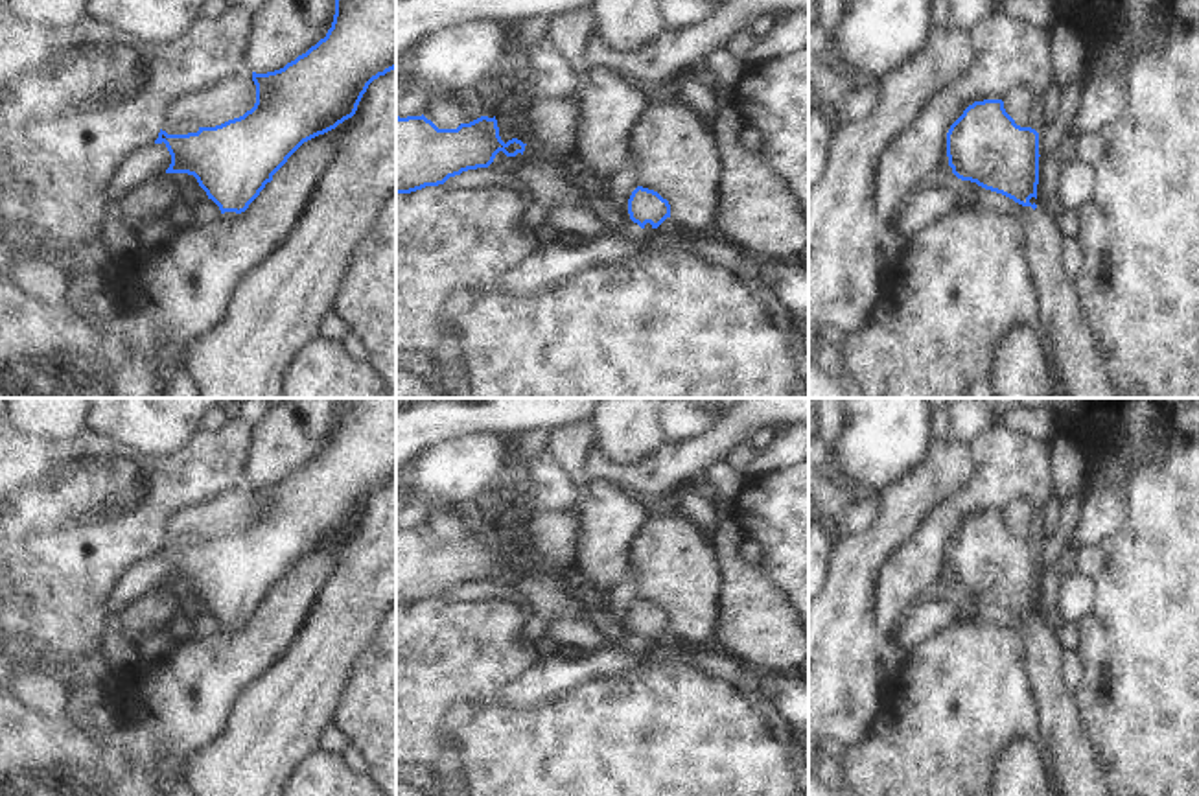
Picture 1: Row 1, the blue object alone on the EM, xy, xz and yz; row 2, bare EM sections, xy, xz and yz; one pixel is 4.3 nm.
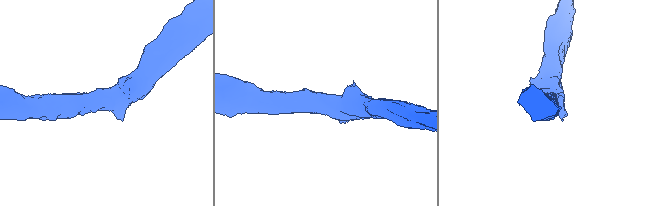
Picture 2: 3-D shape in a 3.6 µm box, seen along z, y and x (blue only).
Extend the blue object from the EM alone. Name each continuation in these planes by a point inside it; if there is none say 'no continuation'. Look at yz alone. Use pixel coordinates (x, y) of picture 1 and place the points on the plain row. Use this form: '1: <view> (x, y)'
no continuation

